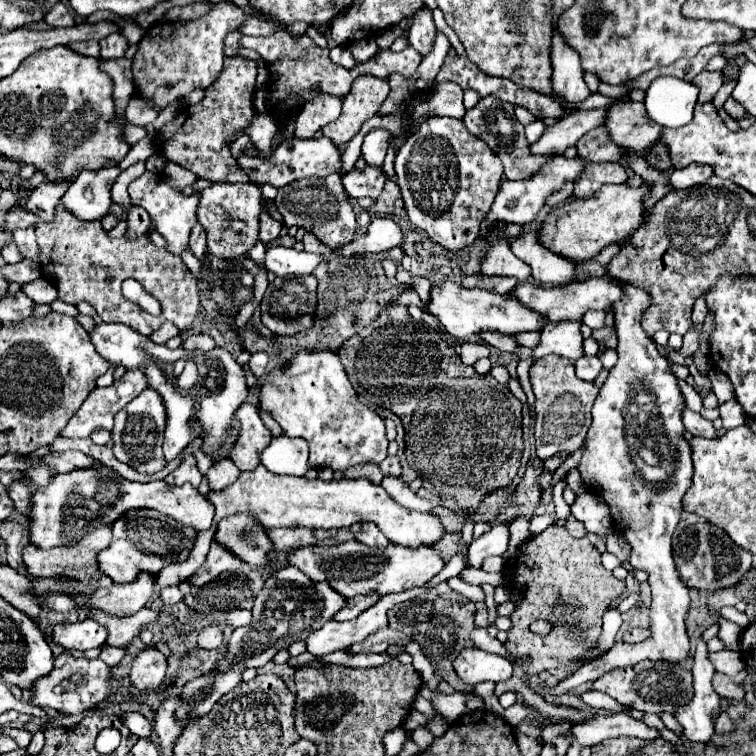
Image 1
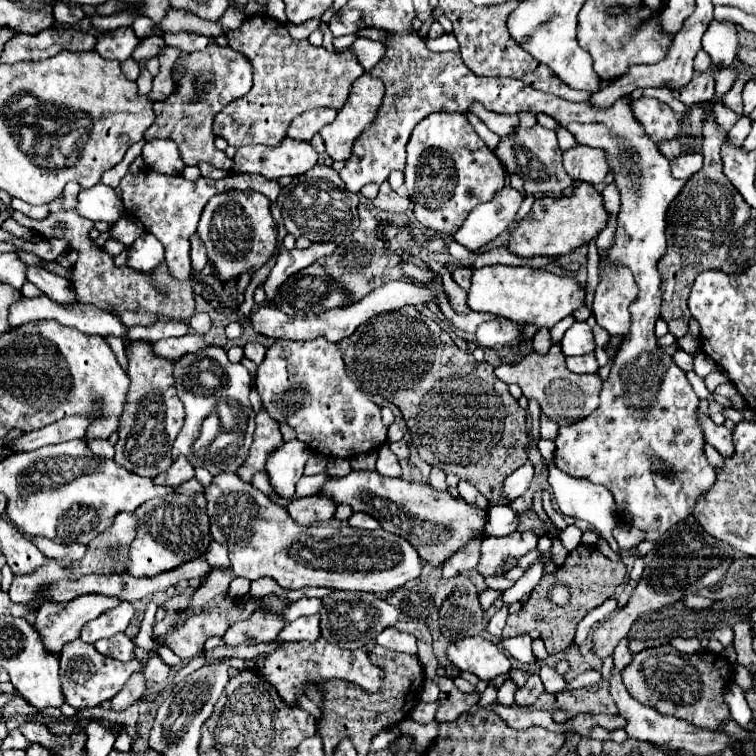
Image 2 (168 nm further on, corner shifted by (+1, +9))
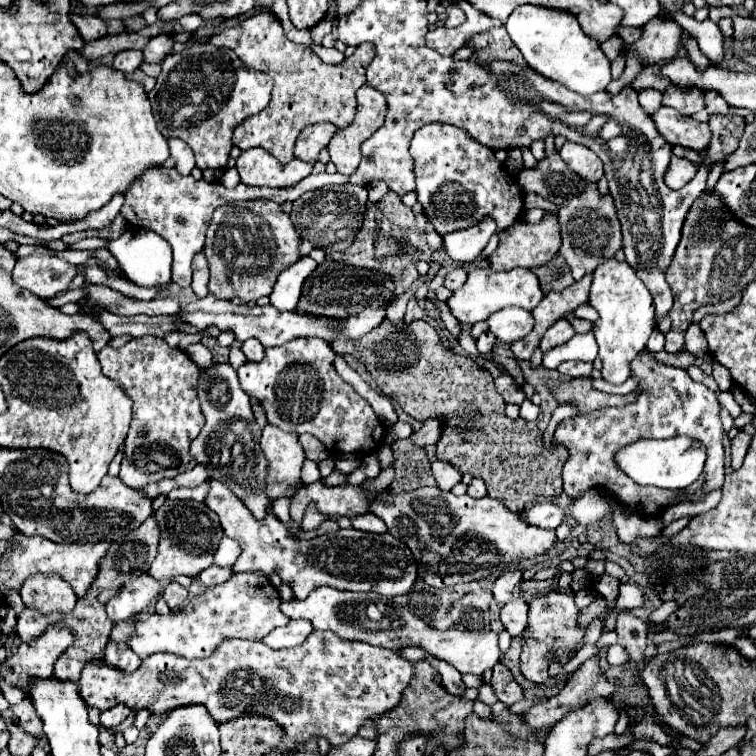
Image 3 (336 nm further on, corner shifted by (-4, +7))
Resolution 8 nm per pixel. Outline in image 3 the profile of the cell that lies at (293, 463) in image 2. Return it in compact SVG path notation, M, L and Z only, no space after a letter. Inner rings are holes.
M280 497L280 499L274 501L274 513L276 513L276 517L278 517L284 525L290 523L290 513L288 513L290 501L292 501L292 497L288 497L288 499L286 499L286 497Z

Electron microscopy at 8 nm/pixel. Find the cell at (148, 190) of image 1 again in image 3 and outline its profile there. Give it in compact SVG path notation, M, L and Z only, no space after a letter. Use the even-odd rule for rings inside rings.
M160 167L160 169L152 169L148 173L144 173L144 177L140 177L140 181L136 185L132 185L132 189L128 189L120 215L128 223L142 227L142 229L150 229L170 243L170 247L172 247L172 281L178 283L180 287L190 287L192 259L196 253L200 253L204 249L206 229L212 221L212 213L220 205L226 205L230 201L252 201L252 199L268 199L274 203L290 201L292 203L298 197L302 197L306 191L322 189L326 185L340 185L340 183L348 183L348 177L340 175L340 173L334 173L334 175L320 173L320 175L304 177L300 183L292 185L292 189L250 189L248 185L242 185L242 183L234 189L226 189L218 181L214 181L214 183L206 183L204 179L196 181L192 175L184 177L176 169Z

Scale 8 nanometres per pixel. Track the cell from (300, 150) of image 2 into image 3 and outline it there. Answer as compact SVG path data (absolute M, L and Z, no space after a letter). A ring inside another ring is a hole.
M264 149L244 151L236 161L236 169L242 183L250 187L292 187L312 173L312 165L294 159L282 165Z

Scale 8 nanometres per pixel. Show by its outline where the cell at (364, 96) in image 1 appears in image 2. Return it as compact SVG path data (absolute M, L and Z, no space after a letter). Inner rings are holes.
M363 73L363 75L353 83L351 93L349 93L343 109L337 113L335 121L329 123L329 125L325 125L325 127L321 129L321 137L323 137L323 141L325 141L325 149L327 149L327 153L329 153L331 159L341 161L341 159L347 159L347 157L351 155L353 141L355 141L355 139L361 135L361 131L375 119L377 109L379 109L379 105L381 105L381 101L383 101L383 91L385 91L383 81L379 81L377 77L373 77L373 75L369 75L369 73Z

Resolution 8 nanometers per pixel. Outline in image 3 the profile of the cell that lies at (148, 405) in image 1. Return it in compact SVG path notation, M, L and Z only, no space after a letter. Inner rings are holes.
M140 337L140 339L130 339L124 347L112 349L104 347L98 353L98 361L102 365L102 371L106 377L116 381L122 389L126 389L126 395L132 399L132 423L128 437L124 441L124 459L122 459L122 469L120 469L120 479L124 485L132 489L144 489L148 483L162 481L166 477L176 477L184 471L190 471L196 461L190 455L190 443L200 435L204 427L204 417L198 401L198 377L200 369L196 369L196 363L182 351L182 349L172 349L166 345L164 339L156 337Z

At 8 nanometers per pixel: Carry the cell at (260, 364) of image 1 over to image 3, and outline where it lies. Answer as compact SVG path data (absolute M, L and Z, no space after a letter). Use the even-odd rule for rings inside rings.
M248 339L242 343L242 351L248 357L248 361L260 361L264 357L264 347L256 339Z

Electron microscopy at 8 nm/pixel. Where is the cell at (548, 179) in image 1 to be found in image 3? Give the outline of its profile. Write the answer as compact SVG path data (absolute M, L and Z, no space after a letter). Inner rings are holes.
M482 221L480 225L474 225L470 229L464 229L464 231L460 229L444 235L442 249L456 263L472 263L474 259L478 259L480 251L486 247L494 231L496 231L494 221Z

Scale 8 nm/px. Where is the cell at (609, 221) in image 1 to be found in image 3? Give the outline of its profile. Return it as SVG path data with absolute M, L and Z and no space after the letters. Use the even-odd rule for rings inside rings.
M548 213L544 215L544 219L538 225L530 225L526 221L520 221L504 231L498 233L500 241L496 251L488 257L488 263L494 271L510 271L516 267L524 267L524 269L532 269L532 267L540 267L546 265L560 249L560 231L558 231L558 219L556 215Z

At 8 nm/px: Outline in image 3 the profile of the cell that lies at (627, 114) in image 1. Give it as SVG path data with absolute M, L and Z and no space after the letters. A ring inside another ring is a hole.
M660 107L652 119L670 145L682 145L694 151L704 151L710 147L712 131L708 123L698 123L692 117L684 117L672 107Z

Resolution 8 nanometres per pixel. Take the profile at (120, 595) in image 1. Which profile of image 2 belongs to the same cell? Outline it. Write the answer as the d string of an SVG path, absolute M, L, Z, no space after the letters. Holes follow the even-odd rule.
M87 593L87 595L79 595L71 601L65 601L65 603L55 603L55 601L45 601L39 611L37 611L37 617L35 617L35 629L41 633L41 639L43 643L47 645L49 651L55 651L59 653L61 647L71 641L71 639L77 639L79 637L79 631L83 627L83 623L95 619L97 615L105 613L107 609L113 609L121 603L119 597L109 597L109 595L99 595L99 593Z

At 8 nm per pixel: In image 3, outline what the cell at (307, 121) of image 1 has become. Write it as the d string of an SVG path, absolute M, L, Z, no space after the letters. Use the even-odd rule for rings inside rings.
M316 123L310 125L308 129L304 129L296 141L296 149L294 149L294 157L308 161L308 163L316 163L318 161L318 153L328 147L332 135L336 133L334 125L328 123Z

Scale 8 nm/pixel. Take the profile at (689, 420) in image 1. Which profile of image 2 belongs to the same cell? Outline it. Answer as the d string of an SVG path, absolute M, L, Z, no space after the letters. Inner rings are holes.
M699 413L699 415L697 415L697 421L699 421L699 425L701 425L701 429L703 429L703 435L705 435L705 441L707 441L709 445L713 445L723 457L733 455L731 431L729 431L727 427L715 425L715 423L711 421L711 417L705 415L705 413Z

